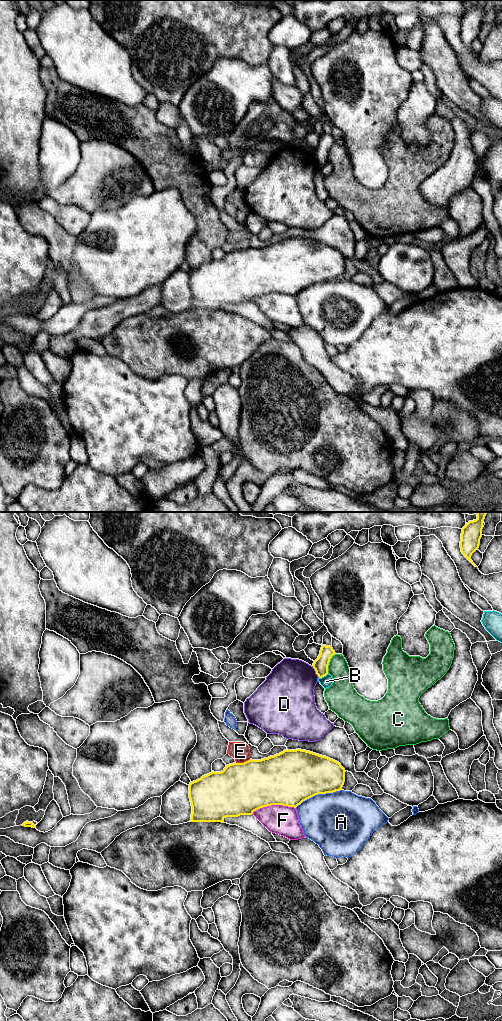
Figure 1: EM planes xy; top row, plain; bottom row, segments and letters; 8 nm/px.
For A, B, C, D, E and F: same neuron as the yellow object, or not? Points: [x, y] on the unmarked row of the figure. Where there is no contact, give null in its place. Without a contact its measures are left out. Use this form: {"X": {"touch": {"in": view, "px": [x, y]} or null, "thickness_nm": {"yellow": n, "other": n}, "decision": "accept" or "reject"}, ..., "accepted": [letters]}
{"A": {"touch": {"in": "xy", "px": [318, 281]}, "thickness_nm": {"yellow": 420, "other": 440}, "decision": "reject"}, "B": {"touch": {"in": "xy", "px": [323, 164]}, "thickness_nm": {"yellow": 120, "other": 90}, "decision": "reject"}, "C": {"touch": {"in": "xy", "px": [328, 151]}, "thickness_nm": {"yellow": 120, "other": 200}, "decision": "reject"}, "D": {"touch": {"in": "xy", "px": [315, 158]}, "thickness_nm": {"yellow": 120, "other": 380}, "decision": "reject"}, "E": {"touch": {"in": "xy", "px": [244, 250]}, "thickness_nm": {"yellow": 420, "other": 150}, "decision": "reject"}, "F": {"touch": {"in": "xy", "px": [273, 292]}, "thickness_nm": {"yellow": 440, "other": 240}, "decision": "reject"}, "accepted": []}

